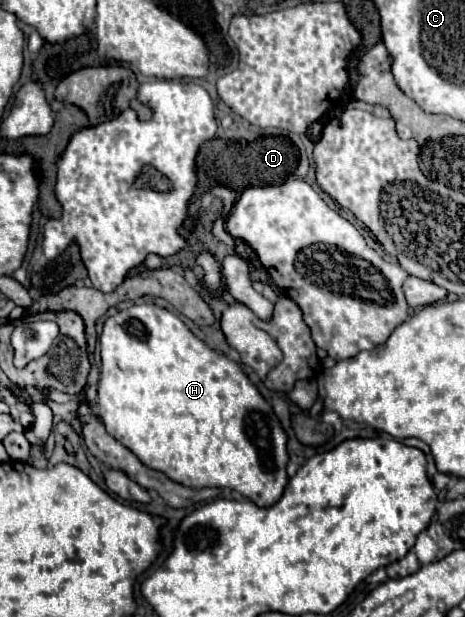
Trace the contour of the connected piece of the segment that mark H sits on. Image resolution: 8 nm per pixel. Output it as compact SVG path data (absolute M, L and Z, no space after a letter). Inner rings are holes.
M136 304L136 306L130 306L126 310L120 310L118 314L110 316L104 322L104 328L100 334L100 356L102 356L102 366L100 366L100 382L98 382L98 416L100 416L102 424L106 426L106 432L110 436L114 436L120 444L124 444L130 452L134 452L144 466L166 474L170 480L174 480L182 486L190 486L190 488L214 486L214 488L236 490L260 508L272 506L282 496L286 482L288 482L288 476L286 476L286 464L288 464L286 434L284 434L272 406L260 396L256 386L250 384L250 380L242 372L240 364L228 360L224 354L210 350L202 340L198 340L186 328L186 324L176 314L172 314L166 308L160 308L156 304Z

